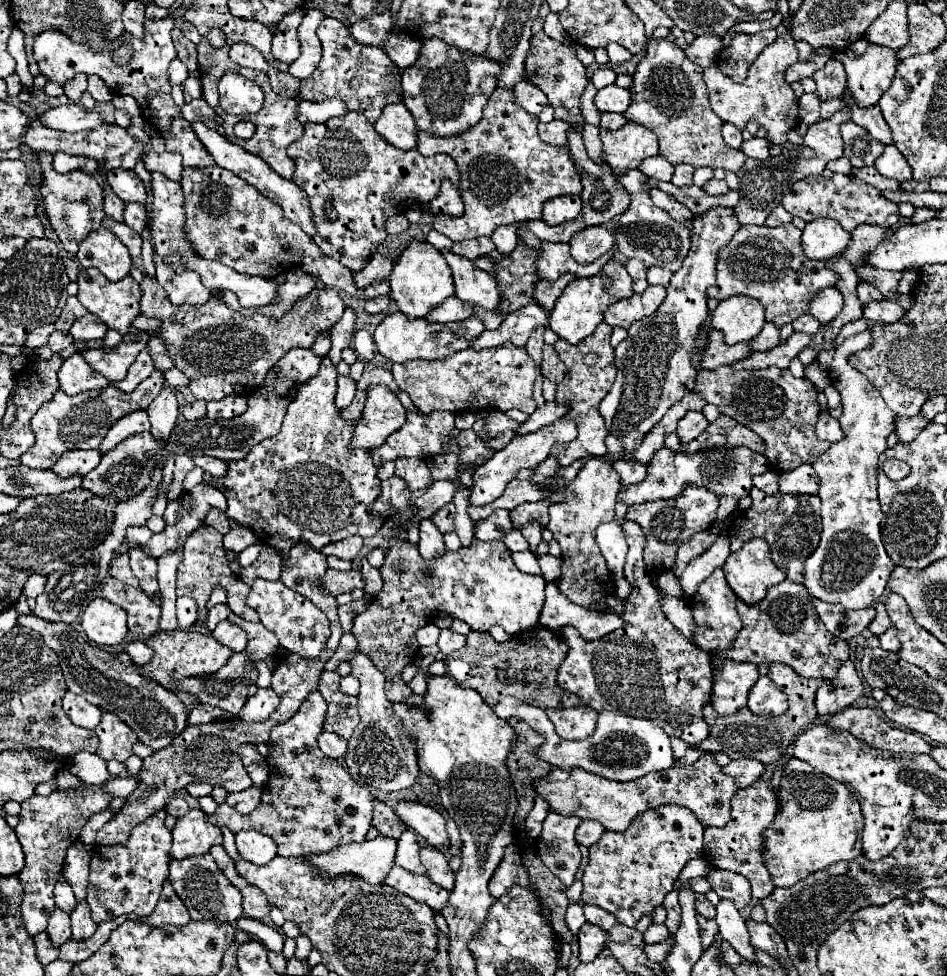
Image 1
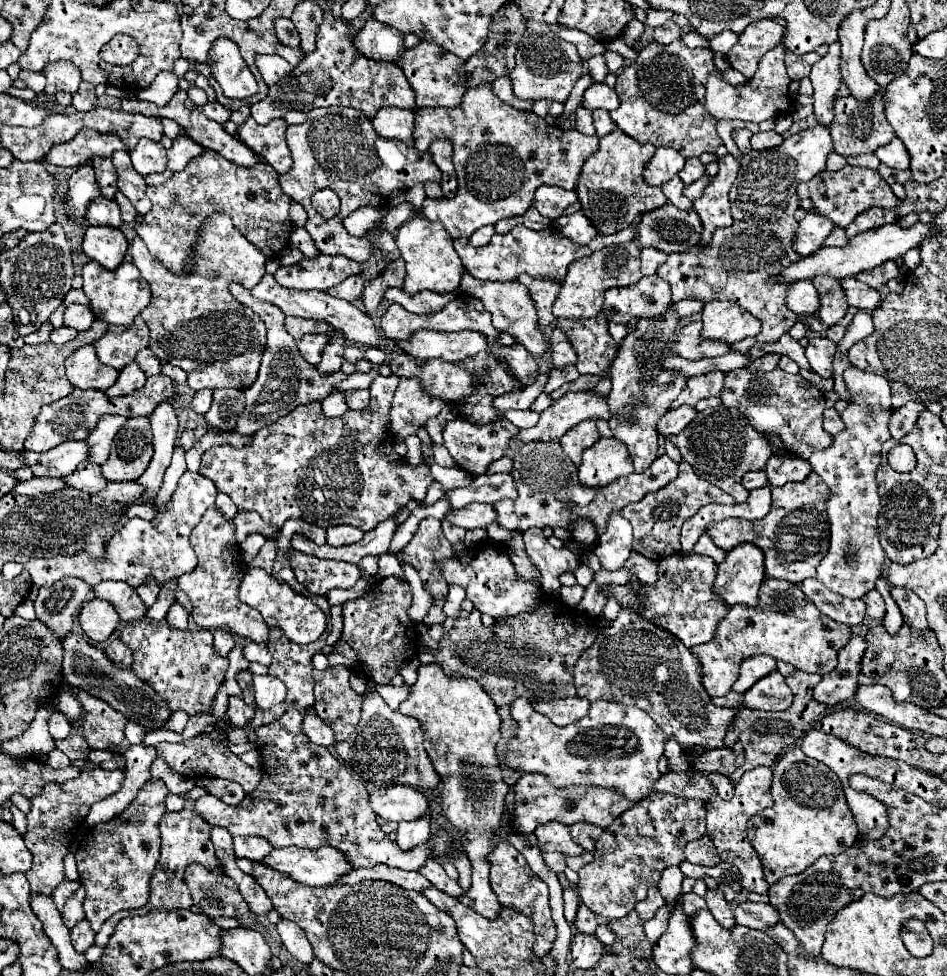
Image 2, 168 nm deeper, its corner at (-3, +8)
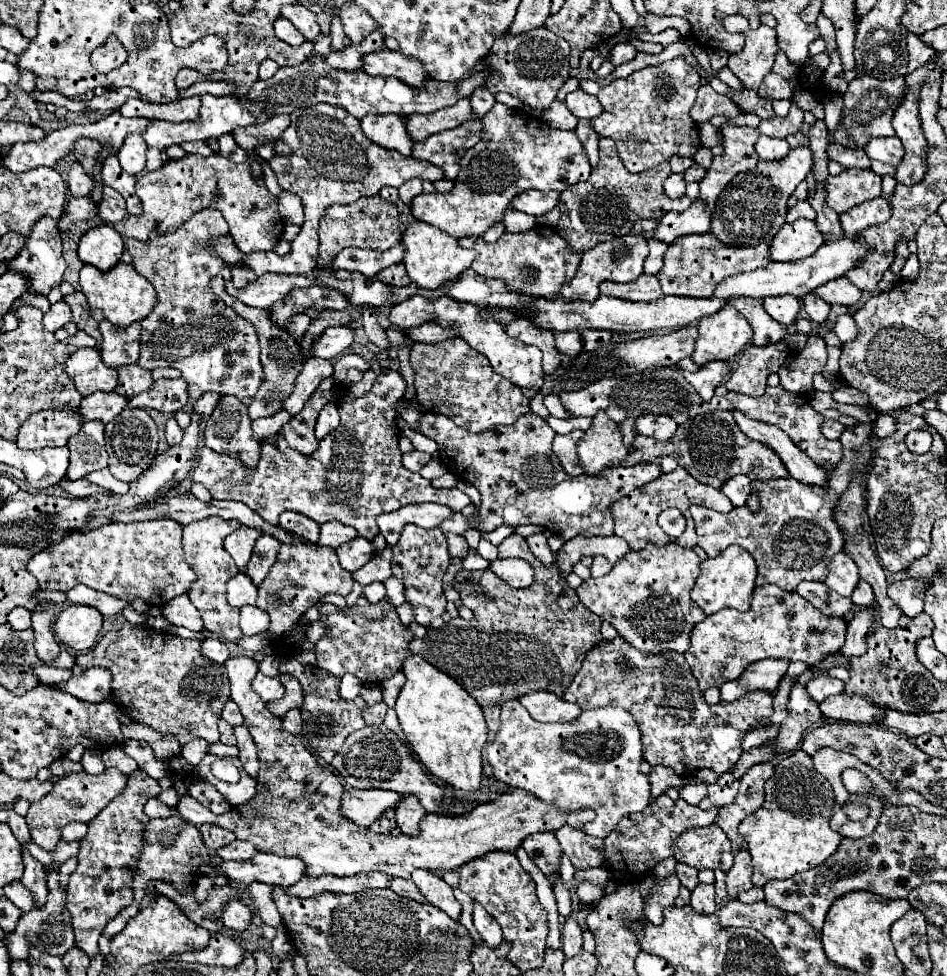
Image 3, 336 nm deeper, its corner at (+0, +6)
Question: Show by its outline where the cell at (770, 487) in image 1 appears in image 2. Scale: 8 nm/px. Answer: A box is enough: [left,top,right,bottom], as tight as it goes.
[742,469,768,489]

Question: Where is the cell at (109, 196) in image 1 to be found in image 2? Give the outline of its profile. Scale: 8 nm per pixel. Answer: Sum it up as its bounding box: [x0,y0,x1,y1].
[92,157,118,199]

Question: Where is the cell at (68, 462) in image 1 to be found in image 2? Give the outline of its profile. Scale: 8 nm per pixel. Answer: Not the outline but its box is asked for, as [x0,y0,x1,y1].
[20,441,90,477]

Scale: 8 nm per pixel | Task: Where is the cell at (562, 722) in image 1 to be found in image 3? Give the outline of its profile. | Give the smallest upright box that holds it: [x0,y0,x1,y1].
[519,691,581,723]

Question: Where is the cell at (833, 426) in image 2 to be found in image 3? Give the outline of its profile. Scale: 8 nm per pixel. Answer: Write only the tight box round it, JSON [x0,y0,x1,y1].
[823,421,845,439]

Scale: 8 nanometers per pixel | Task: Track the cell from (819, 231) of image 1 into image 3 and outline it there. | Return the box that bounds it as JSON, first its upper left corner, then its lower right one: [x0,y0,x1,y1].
[769,219,825,261]

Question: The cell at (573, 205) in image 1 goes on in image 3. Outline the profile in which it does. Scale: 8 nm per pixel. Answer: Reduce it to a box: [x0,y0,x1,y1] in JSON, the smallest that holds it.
[511,189,559,217]

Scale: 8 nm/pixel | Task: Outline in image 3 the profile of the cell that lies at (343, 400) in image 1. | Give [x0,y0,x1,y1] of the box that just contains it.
[315,403,339,441]

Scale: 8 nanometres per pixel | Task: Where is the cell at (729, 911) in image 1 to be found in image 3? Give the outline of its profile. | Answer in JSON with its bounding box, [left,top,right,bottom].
[691,883,715,915]

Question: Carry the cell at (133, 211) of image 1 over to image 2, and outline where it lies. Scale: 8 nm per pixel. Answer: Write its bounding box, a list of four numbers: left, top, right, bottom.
[114,191,138,223]

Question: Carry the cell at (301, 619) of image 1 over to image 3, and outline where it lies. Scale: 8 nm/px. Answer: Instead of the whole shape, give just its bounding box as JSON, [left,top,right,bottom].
[227,573,257,607]

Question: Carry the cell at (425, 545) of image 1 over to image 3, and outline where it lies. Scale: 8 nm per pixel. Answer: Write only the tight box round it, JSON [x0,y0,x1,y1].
[391,525,449,625]

